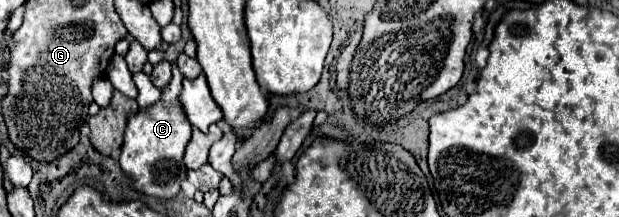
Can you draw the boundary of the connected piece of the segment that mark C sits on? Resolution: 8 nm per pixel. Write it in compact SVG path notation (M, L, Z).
M174 68L170 84L162 88L162 98L128 116L126 132L124 132L124 144L120 154L120 166L122 170L132 178L134 188L142 194L154 196L154 198L172 198L180 190L180 182L186 178L186 166L184 166L184 148L190 140L192 126L188 124L186 112L180 104L182 94L182 74Z

